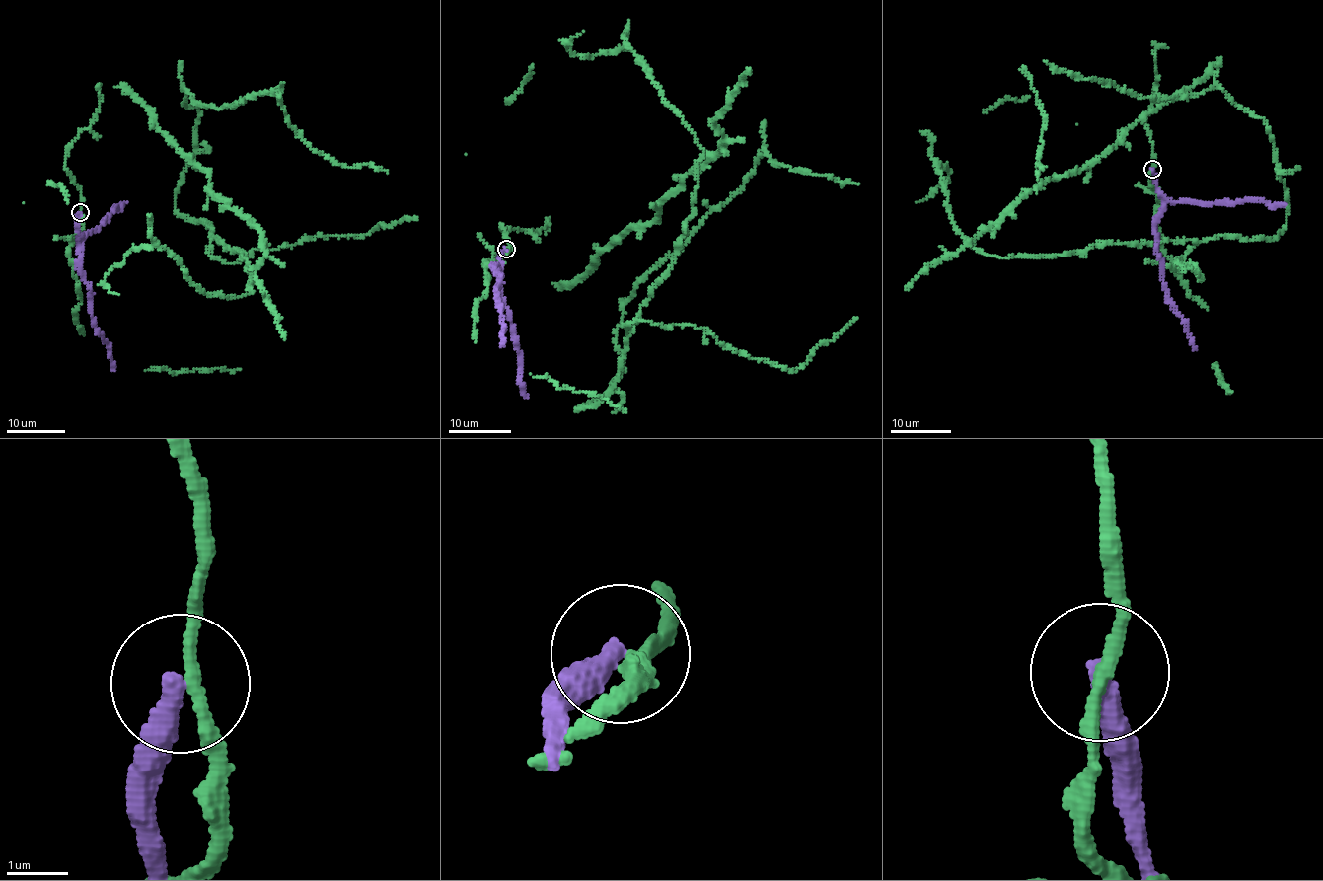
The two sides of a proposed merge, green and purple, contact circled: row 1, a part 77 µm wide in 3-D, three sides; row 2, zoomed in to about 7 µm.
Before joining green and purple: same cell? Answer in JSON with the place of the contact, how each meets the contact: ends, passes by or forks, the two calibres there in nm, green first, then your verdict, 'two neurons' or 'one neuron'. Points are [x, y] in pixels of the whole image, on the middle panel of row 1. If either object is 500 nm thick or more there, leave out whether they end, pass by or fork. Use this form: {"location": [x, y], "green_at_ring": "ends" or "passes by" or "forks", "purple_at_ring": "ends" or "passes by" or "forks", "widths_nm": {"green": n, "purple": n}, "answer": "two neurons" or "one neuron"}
{"location": [506, 249], "green_at_ring": "passes by", "purple_at_ring": "ends", "widths_nm": {"green": 200, "purple": 360}, "answer": "two neurons"}

